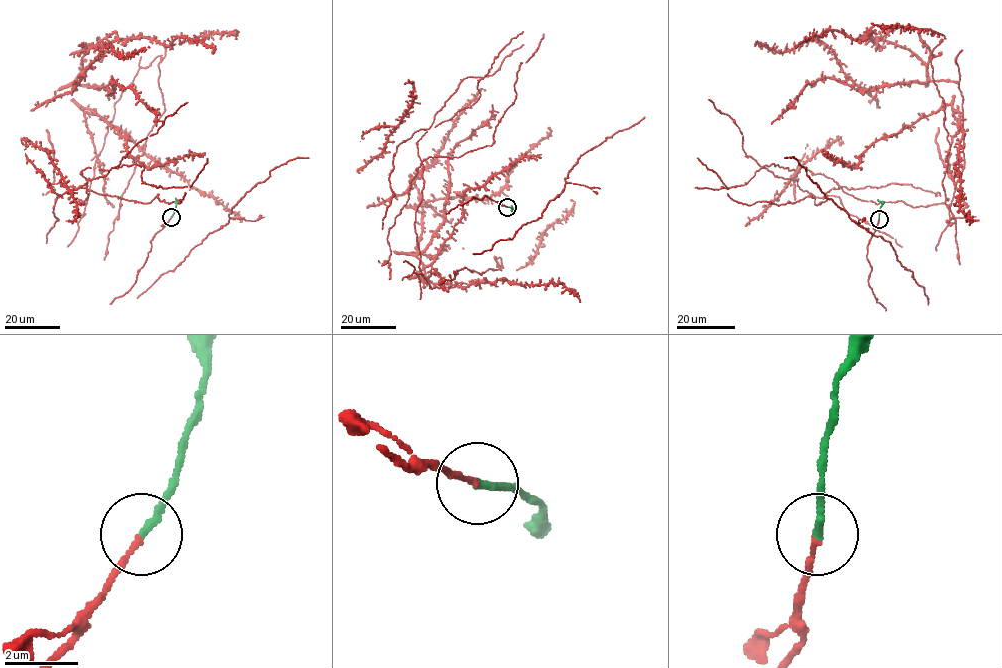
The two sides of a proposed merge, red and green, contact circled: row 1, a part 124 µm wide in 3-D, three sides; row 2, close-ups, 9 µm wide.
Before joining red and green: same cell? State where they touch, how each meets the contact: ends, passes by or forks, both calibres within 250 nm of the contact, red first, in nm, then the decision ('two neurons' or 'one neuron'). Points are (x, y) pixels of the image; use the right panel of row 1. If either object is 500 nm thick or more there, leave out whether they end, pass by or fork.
place (879, 219); red ends; green ends; calibres 150 and 200 nm; one neuron

